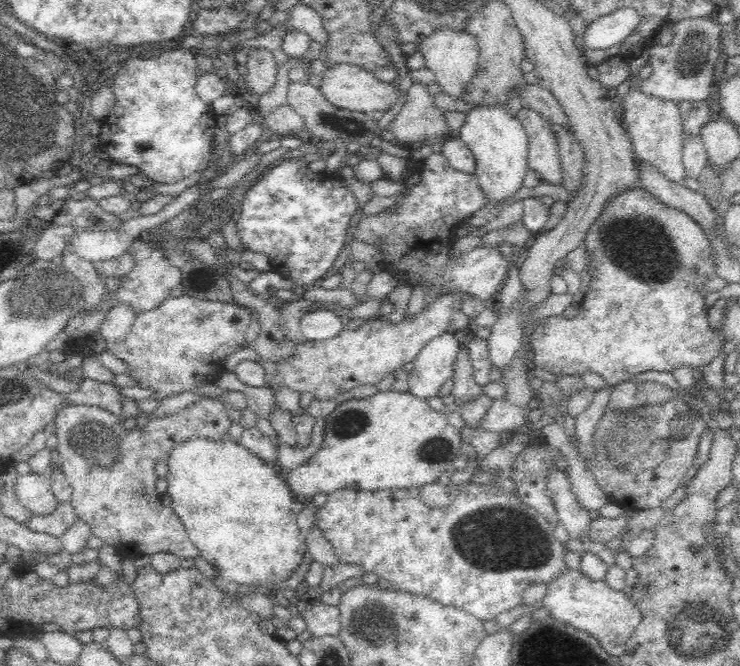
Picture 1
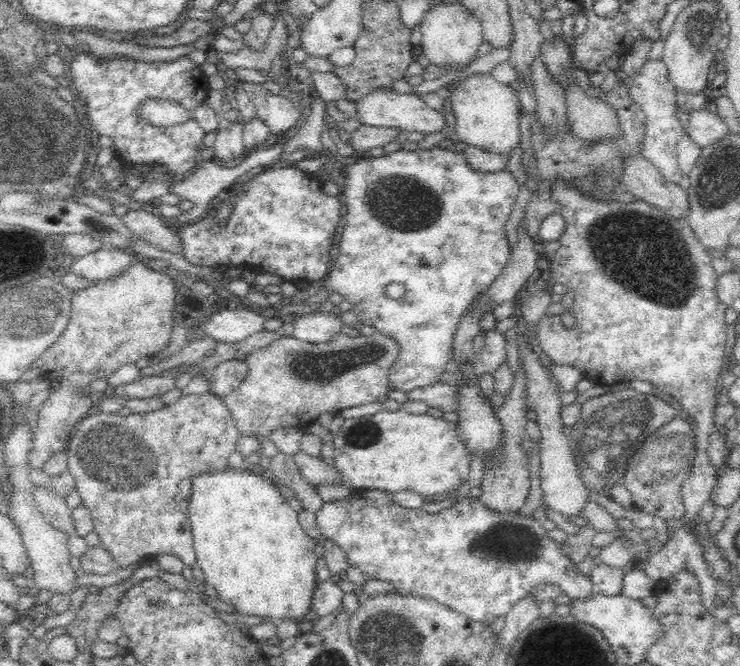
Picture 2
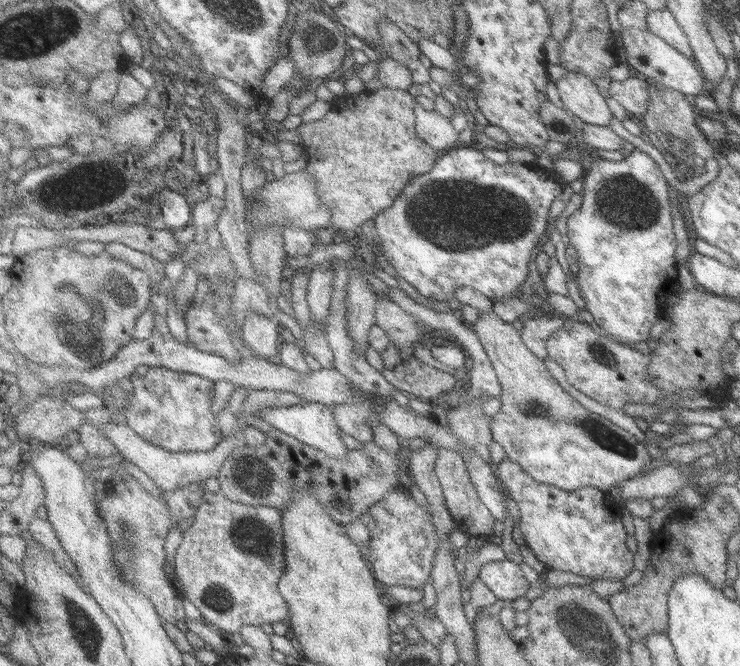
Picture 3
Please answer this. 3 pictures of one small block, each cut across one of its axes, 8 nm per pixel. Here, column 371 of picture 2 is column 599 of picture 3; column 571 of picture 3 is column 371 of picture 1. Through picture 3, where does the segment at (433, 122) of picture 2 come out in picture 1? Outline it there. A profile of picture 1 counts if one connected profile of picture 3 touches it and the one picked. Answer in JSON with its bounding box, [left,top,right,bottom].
[320,62,400,114]

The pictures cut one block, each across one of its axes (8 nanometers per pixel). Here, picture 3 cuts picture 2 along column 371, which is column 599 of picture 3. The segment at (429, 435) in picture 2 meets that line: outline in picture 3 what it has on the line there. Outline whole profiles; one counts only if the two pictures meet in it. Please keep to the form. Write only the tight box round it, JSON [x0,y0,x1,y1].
[473,310,655,492]

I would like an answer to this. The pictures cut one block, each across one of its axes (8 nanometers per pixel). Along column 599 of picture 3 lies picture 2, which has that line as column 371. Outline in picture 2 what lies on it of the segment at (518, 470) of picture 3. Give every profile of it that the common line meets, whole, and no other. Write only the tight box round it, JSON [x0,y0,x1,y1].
[316,488,594,626]

